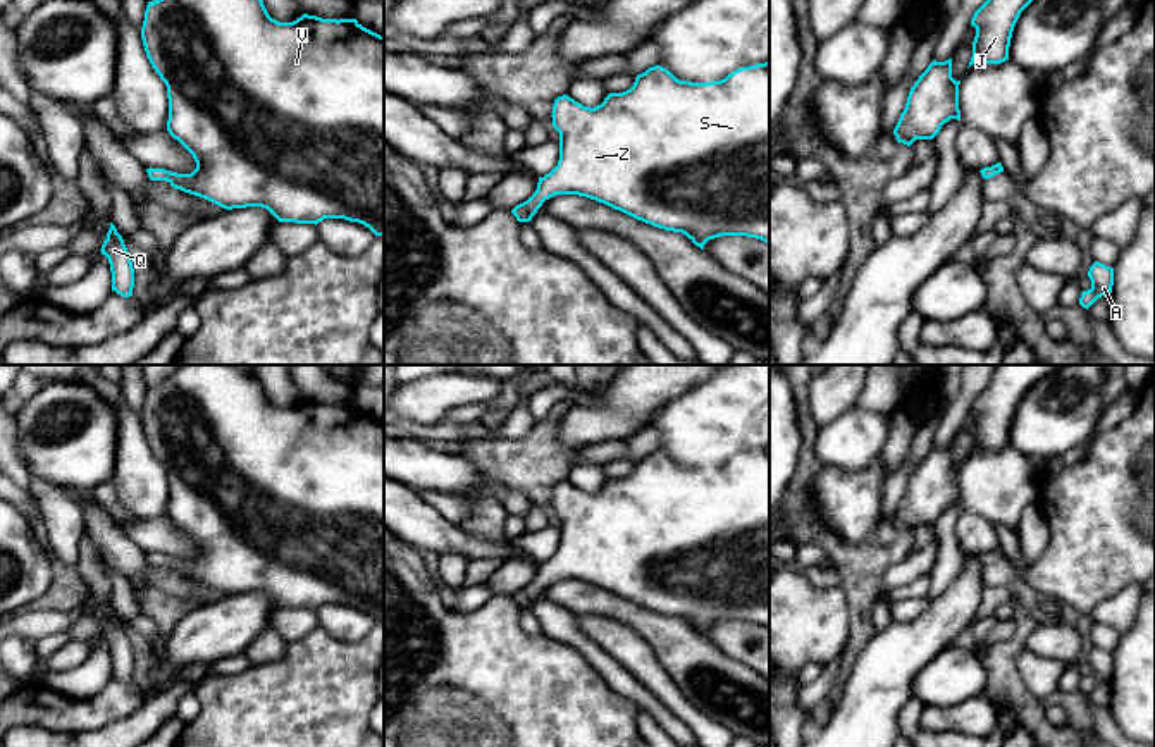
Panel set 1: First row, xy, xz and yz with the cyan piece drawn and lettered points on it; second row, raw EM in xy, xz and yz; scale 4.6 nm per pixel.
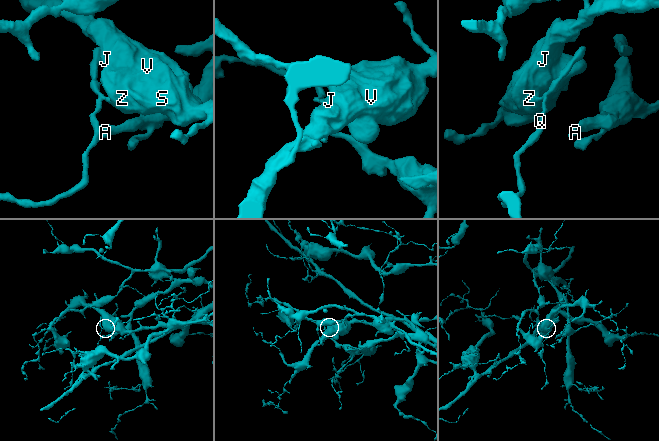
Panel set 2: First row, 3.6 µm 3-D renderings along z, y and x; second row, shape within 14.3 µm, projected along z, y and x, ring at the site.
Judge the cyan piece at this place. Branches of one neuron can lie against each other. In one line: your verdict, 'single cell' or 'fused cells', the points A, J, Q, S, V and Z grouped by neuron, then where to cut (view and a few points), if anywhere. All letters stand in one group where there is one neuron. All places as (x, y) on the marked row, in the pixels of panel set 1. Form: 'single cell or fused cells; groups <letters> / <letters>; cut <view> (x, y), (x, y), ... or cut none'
fused cells; groups A J S V Z / Q; cut xz (532, 195), (541, 203)

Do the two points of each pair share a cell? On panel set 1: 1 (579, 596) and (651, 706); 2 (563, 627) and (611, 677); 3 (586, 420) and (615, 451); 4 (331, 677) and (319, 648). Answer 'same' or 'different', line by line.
1: different
2: same
3: different
4: same

